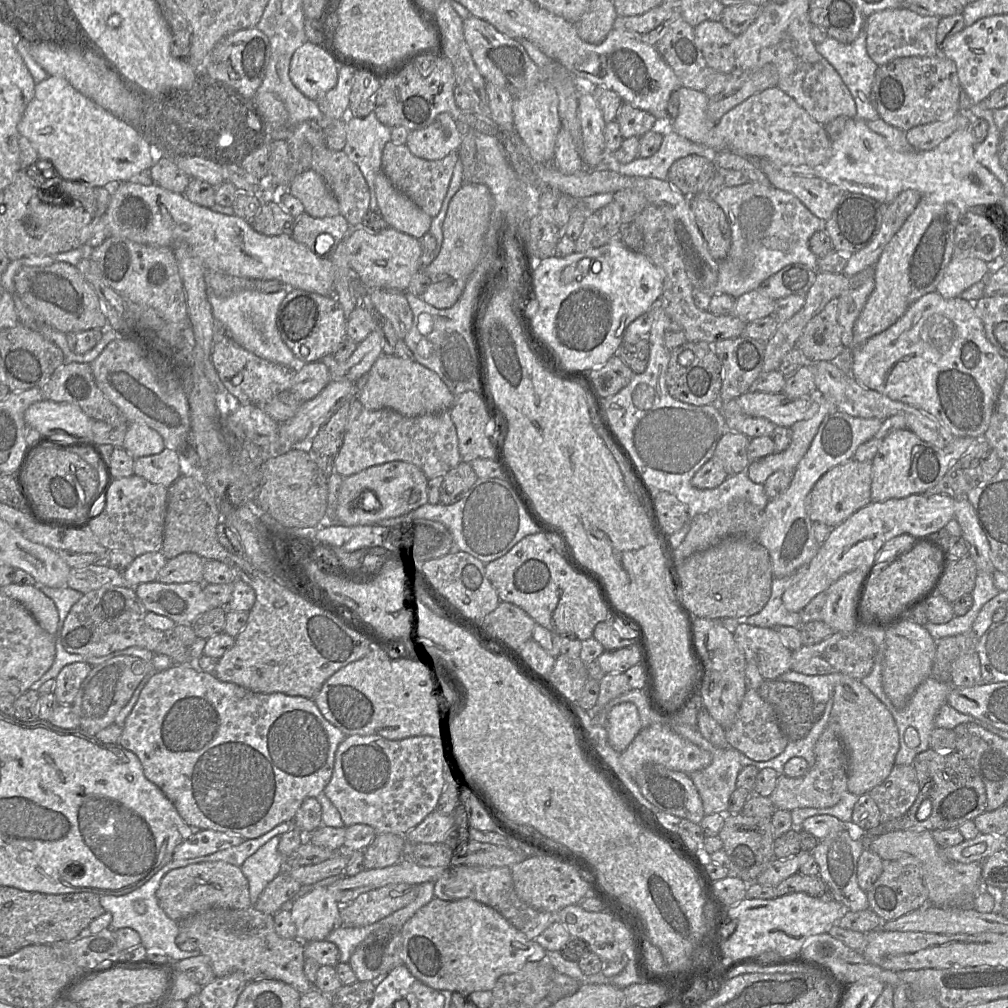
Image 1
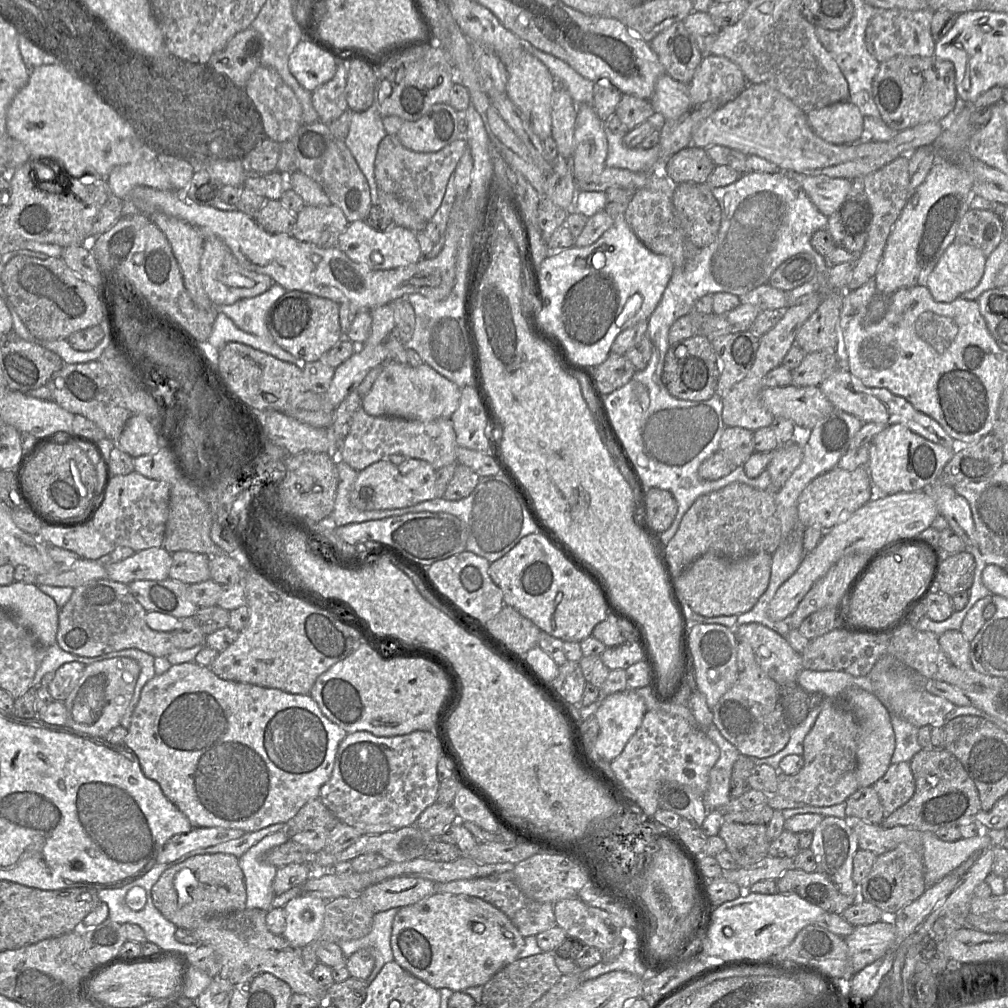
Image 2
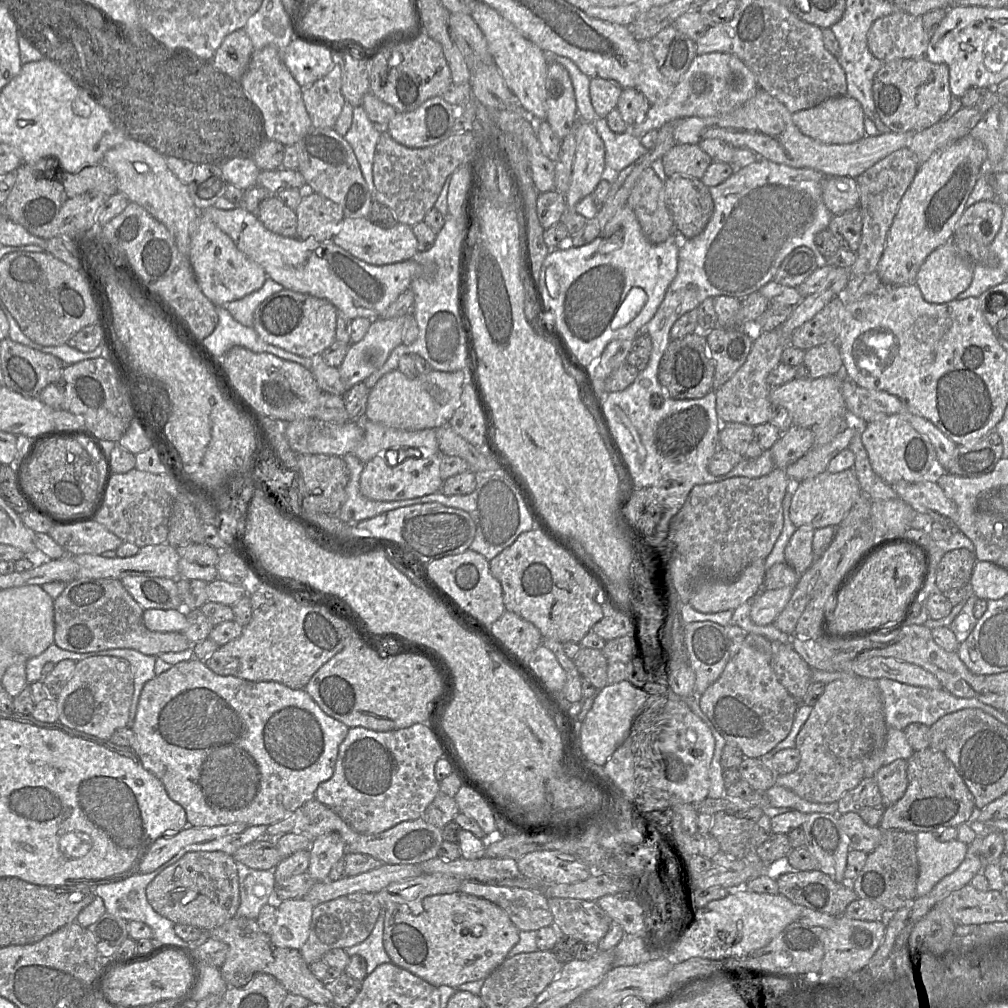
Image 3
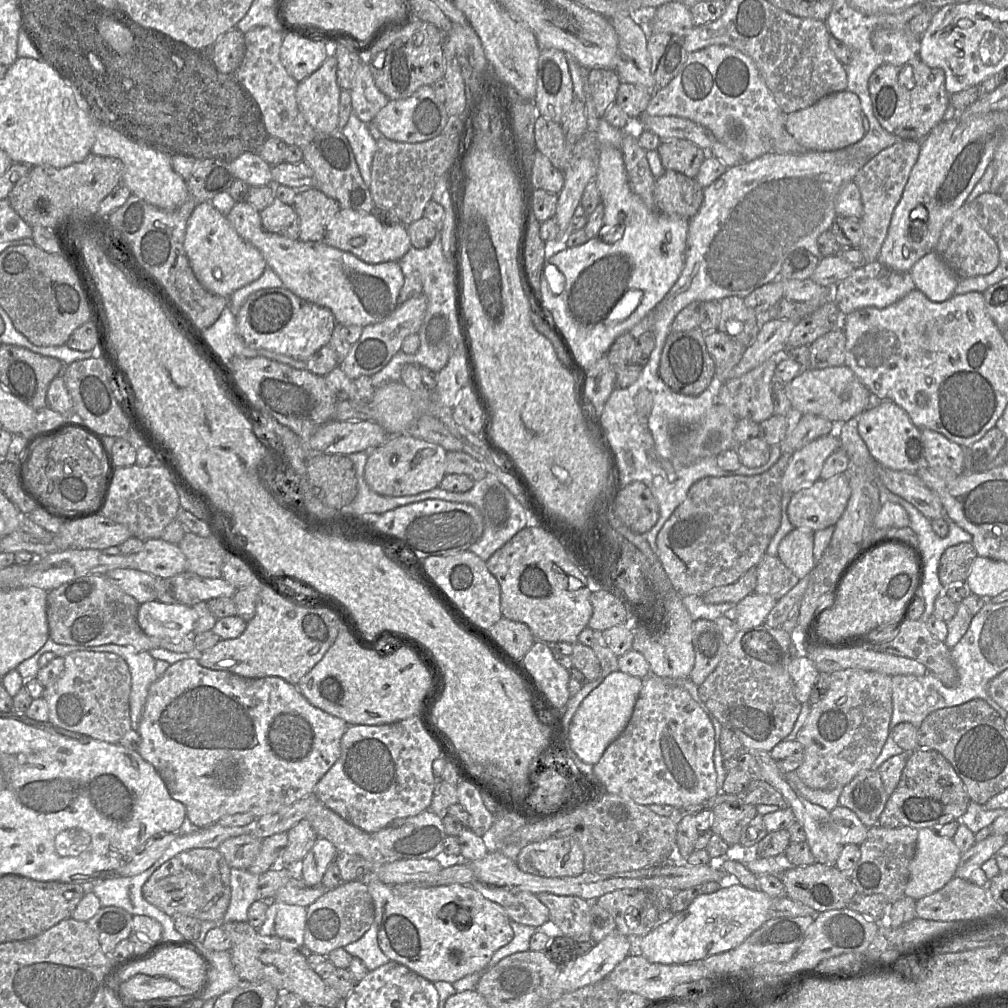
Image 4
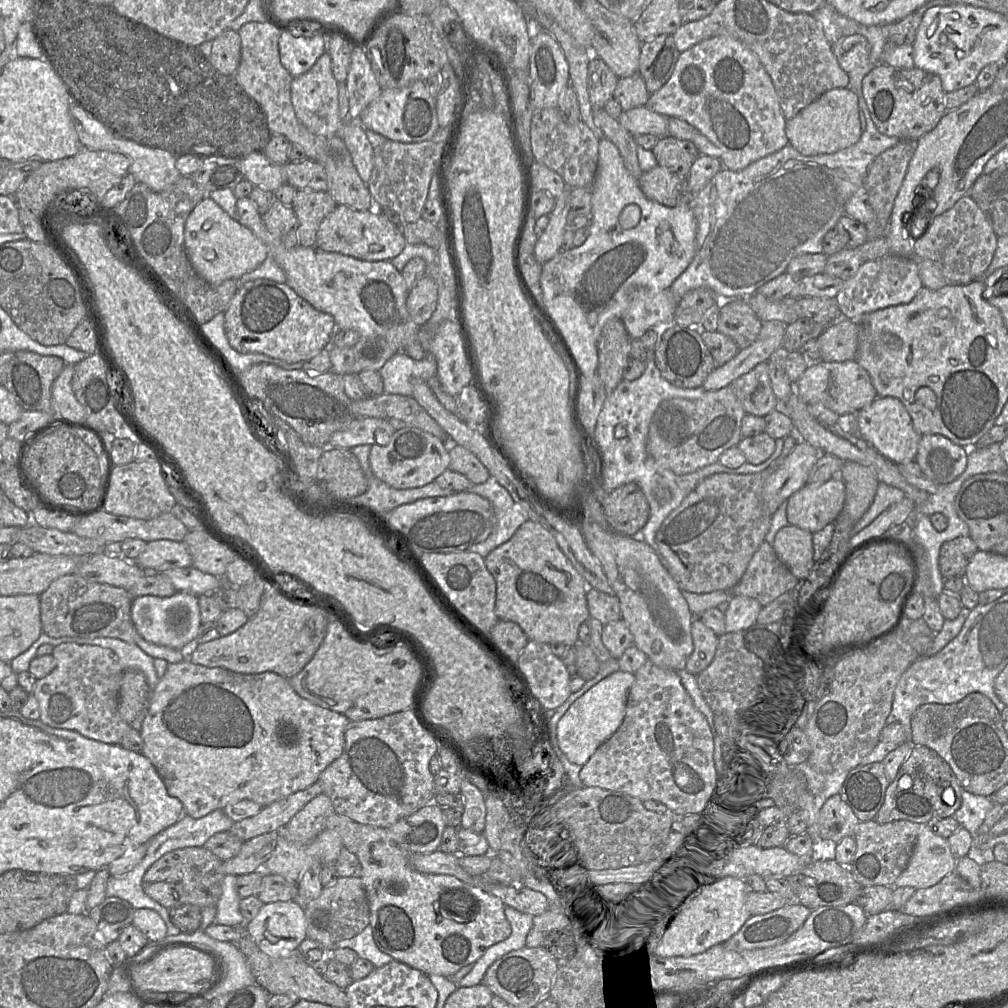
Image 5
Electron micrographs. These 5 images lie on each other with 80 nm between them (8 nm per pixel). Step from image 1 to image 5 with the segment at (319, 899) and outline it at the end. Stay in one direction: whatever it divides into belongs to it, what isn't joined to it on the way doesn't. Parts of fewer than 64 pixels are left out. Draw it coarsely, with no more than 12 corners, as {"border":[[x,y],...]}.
{"border":[[297,900],[264,904],[244,923],[271,957],[298,951],[307,937]]}

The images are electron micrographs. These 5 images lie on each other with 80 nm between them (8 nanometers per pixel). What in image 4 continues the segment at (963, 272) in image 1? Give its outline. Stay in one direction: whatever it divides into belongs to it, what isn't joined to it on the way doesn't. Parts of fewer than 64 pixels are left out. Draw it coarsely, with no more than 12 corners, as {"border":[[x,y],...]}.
{"border":[[935,251],[910,273],[933,302],[951,298],[960,280]]}

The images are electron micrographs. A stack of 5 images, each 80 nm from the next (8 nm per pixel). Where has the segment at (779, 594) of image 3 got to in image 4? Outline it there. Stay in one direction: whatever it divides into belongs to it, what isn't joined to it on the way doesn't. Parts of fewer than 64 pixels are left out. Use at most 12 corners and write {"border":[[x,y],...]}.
{"border":[[752,593],[737,604],[739,629],[764,625],[777,600]]}

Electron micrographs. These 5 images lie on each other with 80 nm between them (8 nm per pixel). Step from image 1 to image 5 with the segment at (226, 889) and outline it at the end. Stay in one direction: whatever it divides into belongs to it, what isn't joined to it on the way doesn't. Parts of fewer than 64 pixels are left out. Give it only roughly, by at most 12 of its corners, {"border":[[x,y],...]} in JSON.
{"border":[[204,847],[159,858],[146,895],[168,910],[214,905],[223,861]]}

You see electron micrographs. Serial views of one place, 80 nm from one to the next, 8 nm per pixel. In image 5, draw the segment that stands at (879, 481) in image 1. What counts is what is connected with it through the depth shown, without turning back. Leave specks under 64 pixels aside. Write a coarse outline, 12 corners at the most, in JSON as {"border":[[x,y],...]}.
{"border":[[877,397],[856,413],[858,435],[896,465],[921,437],[903,404]]}

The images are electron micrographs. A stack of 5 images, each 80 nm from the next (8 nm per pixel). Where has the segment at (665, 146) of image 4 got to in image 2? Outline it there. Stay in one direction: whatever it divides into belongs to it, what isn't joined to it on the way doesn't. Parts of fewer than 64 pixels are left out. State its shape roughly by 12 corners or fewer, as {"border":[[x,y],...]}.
{"border":[[687,146],[666,161],[674,185],[703,184],[715,166],[705,149]]}

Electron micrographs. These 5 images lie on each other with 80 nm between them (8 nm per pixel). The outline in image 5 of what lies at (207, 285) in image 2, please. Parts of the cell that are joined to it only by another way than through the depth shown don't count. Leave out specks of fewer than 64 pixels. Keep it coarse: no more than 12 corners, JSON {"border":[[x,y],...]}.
{"border":[[209,196],[185,222],[184,249],[212,285],[268,256]]}

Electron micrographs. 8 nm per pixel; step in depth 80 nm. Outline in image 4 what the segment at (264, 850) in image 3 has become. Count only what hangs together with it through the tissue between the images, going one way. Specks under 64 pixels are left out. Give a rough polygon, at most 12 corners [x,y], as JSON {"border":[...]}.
{"border":[[226,839],[217,850],[231,868],[248,869],[262,840]]}

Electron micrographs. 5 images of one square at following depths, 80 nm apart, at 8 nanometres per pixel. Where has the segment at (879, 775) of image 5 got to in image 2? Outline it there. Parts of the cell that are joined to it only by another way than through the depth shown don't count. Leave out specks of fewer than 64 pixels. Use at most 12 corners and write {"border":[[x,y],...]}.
{"border":[[873,786],[859,787],[845,804],[846,818],[872,825],[884,819]]}

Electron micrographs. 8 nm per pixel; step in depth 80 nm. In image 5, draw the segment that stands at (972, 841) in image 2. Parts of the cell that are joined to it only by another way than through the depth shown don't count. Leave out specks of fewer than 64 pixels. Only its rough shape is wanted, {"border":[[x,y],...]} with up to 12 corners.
{"border":[[921,824],[894,888],[934,886],[955,871],[948,840]]}

